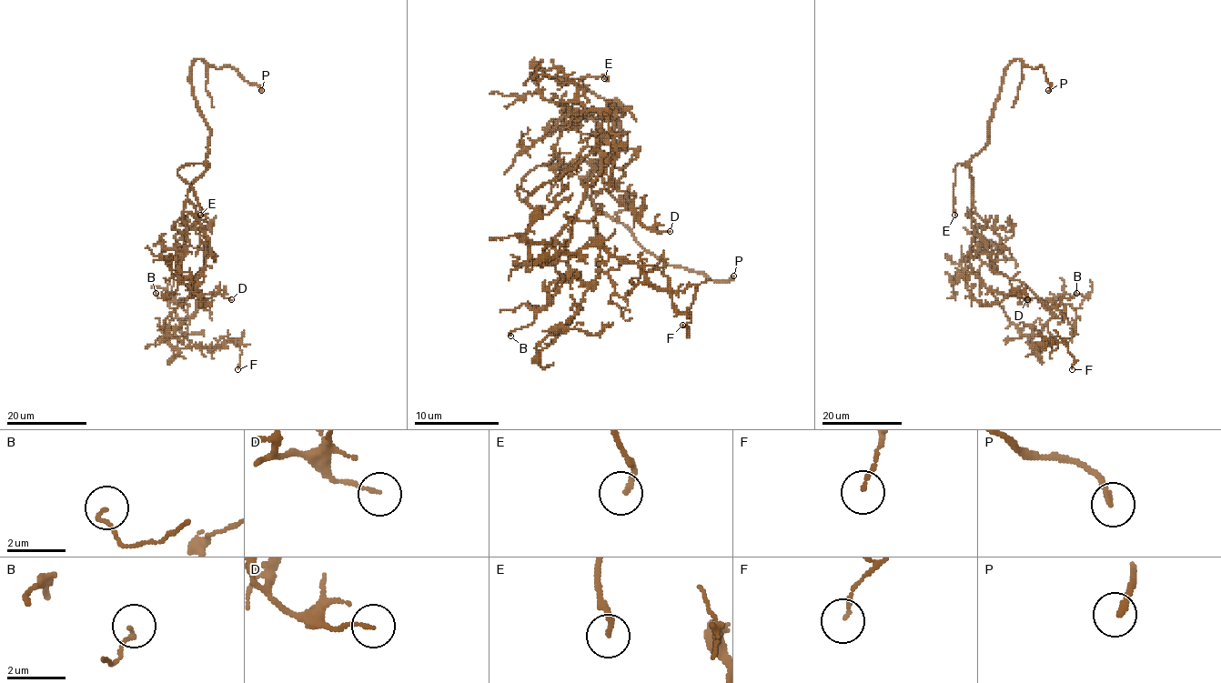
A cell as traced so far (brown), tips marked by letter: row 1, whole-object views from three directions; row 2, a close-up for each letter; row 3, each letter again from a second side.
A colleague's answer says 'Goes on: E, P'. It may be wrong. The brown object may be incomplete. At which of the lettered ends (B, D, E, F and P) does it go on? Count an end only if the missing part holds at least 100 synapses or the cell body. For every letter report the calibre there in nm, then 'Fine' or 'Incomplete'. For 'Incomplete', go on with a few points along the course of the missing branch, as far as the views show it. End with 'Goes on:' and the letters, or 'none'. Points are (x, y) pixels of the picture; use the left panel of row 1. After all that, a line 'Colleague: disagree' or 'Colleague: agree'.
B: Thickness 130 nm. Fine
D: Thickness 120 nm. Fine
E: Thickness 170 nm. Incomplete. Course of what is missing: (200, 215), (222, 249), (221, 276), (242, 297), (297, 304), (302, 262), (257, 251), (218, 125)
F: Thickness 110 nm. Fine
P: Thickness 180 nm. Incomplete
Goes on: E, P
Colleague: agree

